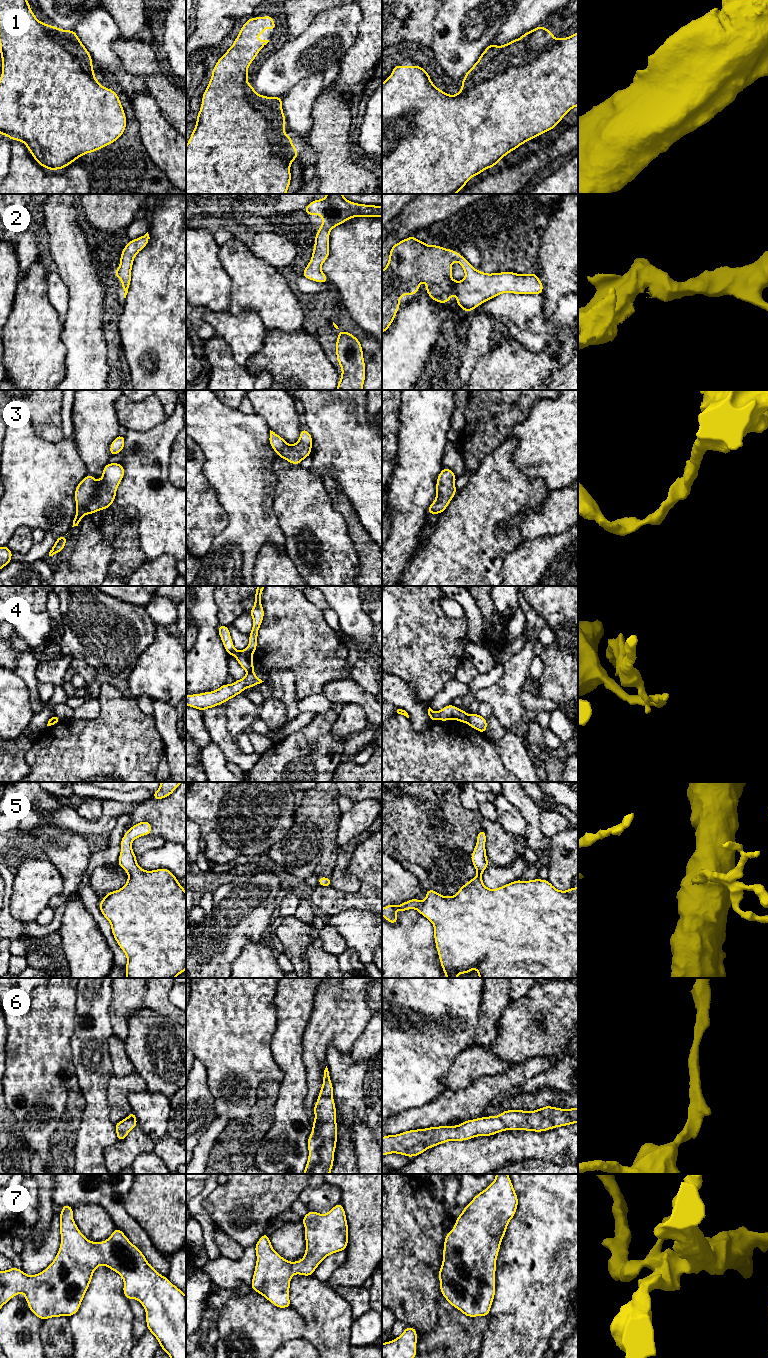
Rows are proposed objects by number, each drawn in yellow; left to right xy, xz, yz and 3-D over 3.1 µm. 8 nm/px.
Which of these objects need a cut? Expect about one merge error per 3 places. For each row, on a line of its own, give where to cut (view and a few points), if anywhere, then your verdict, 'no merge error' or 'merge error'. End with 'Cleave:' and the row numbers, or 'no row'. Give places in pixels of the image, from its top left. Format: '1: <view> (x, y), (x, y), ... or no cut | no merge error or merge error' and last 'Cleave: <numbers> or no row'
1: xz (271, 117), (267, 138), (272, 150), (281, 156), (289, 167) | merge error
2: no cut | no merge error
3: no cut | no merge error
4: yz (468, 715), (466, 721) | merge error
5: no cut | no merge error
6: no cut | no merge error
7: no cut | no merge error
Cleave: 1, 4

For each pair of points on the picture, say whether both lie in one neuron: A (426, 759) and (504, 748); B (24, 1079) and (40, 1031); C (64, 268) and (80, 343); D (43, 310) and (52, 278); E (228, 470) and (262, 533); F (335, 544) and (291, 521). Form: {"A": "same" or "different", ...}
{"A": "different", "B": "same", "C": "same", "D": "different", "E": "same", "F": "same"}

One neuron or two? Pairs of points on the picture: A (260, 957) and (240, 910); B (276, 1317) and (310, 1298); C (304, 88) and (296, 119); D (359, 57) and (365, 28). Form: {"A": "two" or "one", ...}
{"A": "two", "B": "two", "C": "one", "D": "one"}

